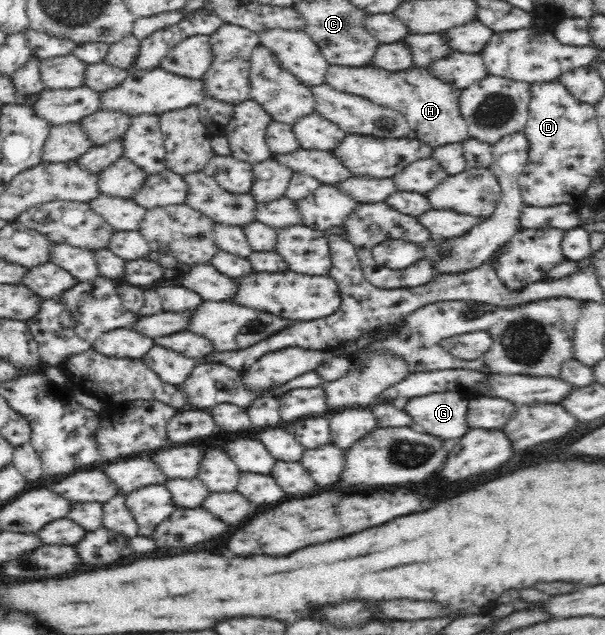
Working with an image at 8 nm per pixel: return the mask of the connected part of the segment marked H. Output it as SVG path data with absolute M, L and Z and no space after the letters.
M329 65L327 71L325 83L334 90L358 95L400 112L417 138L431 148L458 144L468 136L466 123L458 109L461 90L436 79L426 68L414 66L402 72L388 73L372 65L362 68Z

